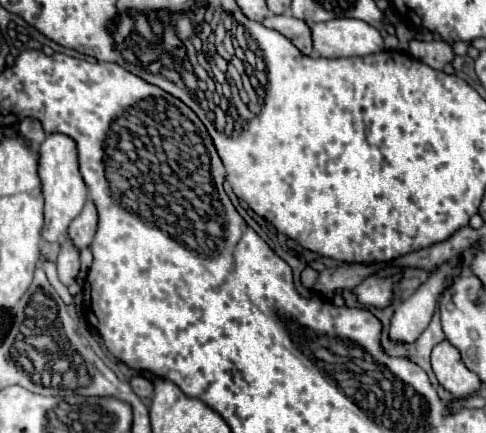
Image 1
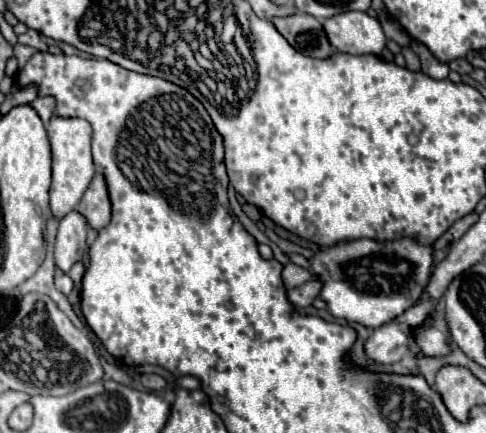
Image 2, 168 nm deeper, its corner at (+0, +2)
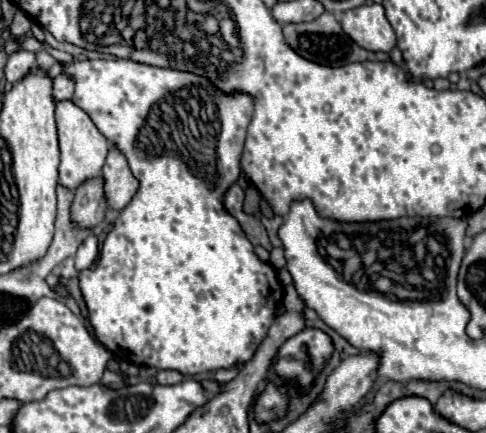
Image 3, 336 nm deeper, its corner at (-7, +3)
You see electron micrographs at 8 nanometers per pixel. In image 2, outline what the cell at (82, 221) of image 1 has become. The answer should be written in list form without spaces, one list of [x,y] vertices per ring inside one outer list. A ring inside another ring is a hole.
[[[95,173],[89,189],[85,191],[77,211],[87,219],[87,225],[95,231],[103,229],[111,219],[111,203],[105,189],[105,179],[101,173]]]

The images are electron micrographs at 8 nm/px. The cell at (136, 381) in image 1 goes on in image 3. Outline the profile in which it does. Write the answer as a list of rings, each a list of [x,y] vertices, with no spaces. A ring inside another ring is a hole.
[[[160,370],[156,374],[156,380],[160,384],[180,384],[184,380],[184,376],[180,372],[176,372],[176,370]]]

